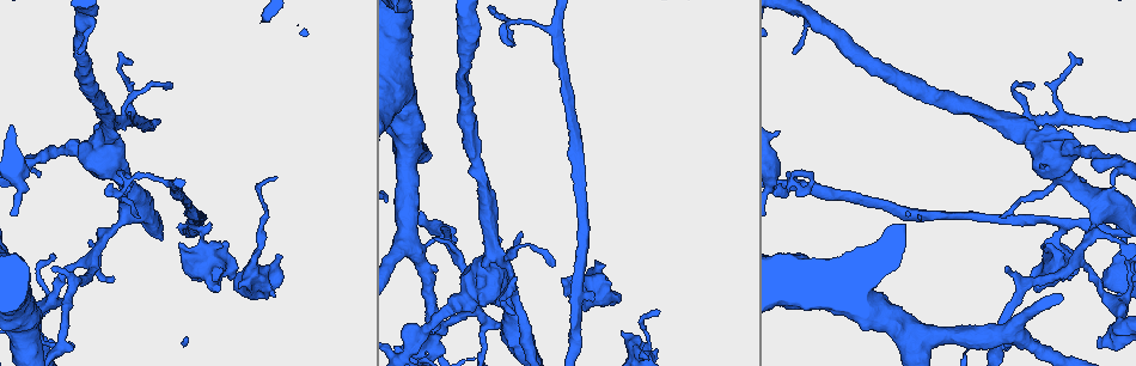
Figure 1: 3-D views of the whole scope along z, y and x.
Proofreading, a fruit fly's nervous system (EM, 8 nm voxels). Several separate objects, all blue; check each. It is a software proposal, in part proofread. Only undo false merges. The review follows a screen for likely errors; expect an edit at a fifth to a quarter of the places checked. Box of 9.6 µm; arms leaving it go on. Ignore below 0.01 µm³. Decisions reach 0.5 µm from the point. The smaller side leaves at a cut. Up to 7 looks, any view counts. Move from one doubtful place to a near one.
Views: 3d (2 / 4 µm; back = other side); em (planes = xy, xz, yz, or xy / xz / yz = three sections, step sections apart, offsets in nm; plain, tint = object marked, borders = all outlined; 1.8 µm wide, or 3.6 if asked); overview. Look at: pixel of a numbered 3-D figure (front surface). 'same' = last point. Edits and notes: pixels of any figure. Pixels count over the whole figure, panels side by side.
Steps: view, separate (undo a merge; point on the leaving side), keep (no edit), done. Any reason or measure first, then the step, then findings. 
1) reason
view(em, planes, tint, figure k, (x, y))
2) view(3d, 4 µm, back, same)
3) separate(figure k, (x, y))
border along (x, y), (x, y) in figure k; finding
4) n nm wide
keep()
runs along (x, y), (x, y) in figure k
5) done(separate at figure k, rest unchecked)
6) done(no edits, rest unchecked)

abrupt turn
view(em, planes, borders, figure 1, (1112, 297))

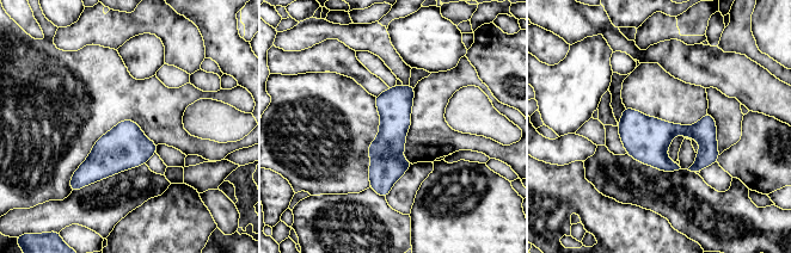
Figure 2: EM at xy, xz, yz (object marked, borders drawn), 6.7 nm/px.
keep()
runs along (409, 88), (396, 103), (382, 192) in figure 2; continuous, no second neuron

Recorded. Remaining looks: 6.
closes a loop
view(em, planes, tint, figure 1, (1021, 133))

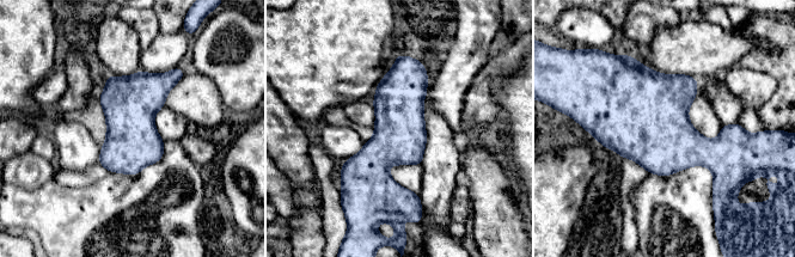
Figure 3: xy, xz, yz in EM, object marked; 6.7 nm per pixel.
keep()
runs along (405, 61), (381, 153), (393, 205) in figure 3; continuous, no second neuron

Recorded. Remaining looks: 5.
abrupt turn
view(3d, 2 µm, figure 1, (791, 182))

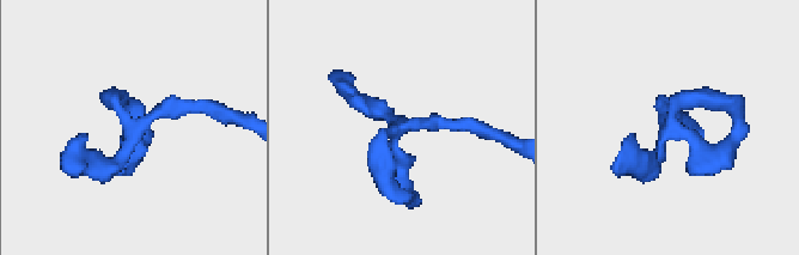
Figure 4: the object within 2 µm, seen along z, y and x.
now the EM
view(em, planes, tint, figure 4, (665, 124))

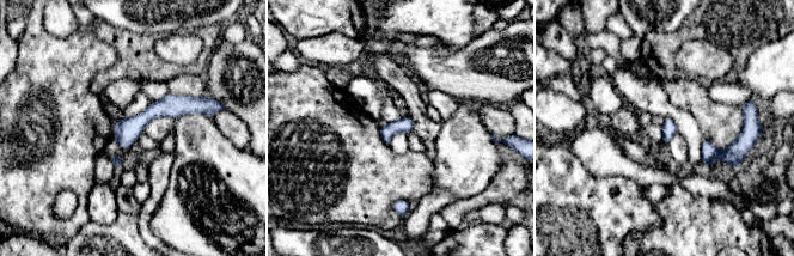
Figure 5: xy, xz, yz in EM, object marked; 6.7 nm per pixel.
keep()
runs along (202, 107), (157, 109), (117, 139) in figure 5; all the same neuron

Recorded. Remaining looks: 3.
done(no edits, rest unchecked)

